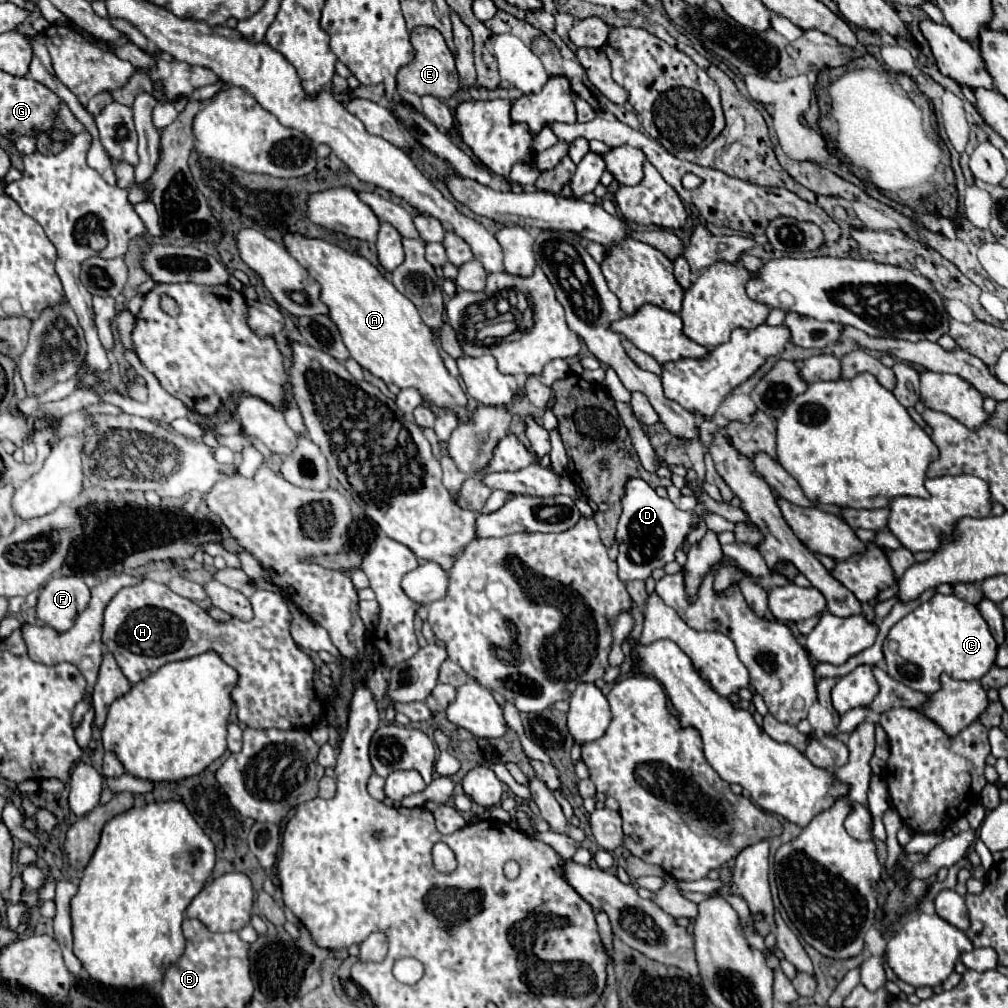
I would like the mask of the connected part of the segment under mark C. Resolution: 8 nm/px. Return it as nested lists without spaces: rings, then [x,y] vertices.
[[[937,593],[931,601],[921,603],[915,611],[911,611],[899,623],[893,625],[883,643],[883,653],[887,661],[887,673],[895,681],[921,693],[935,693],[939,689],[941,673],[947,673],[951,679],[981,679],[995,663],[997,643],[989,633],[989,627],[977,607],[971,607],[971,603],[959,599],[957,595]]]

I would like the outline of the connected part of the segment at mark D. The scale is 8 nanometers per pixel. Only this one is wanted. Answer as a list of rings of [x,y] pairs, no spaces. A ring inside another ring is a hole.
[[[629,477],[625,481],[625,495],[621,497],[621,517],[617,523],[617,545],[619,545],[619,579],[633,581],[633,579],[647,579],[653,569],[665,567],[669,561],[675,559],[677,547],[685,543],[691,527],[699,523],[695,511],[681,511],[669,499],[663,499],[655,493],[655,489],[639,479]]]

